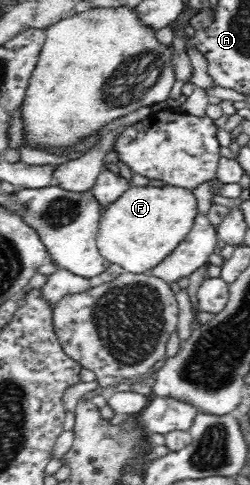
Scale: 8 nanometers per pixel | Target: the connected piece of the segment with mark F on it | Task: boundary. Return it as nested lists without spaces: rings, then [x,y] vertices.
[[[168,184],[165,187],[155,186],[129,186],[129,188],[116,200],[105,208],[101,215],[97,233],[97,248],[111,264],[116,263],[124,271],[135,274],[148,274],[165,257],[168,257],[190,233],[194,225],[196,213],[201,209],[193,194],[193,190],[179,188]]]

